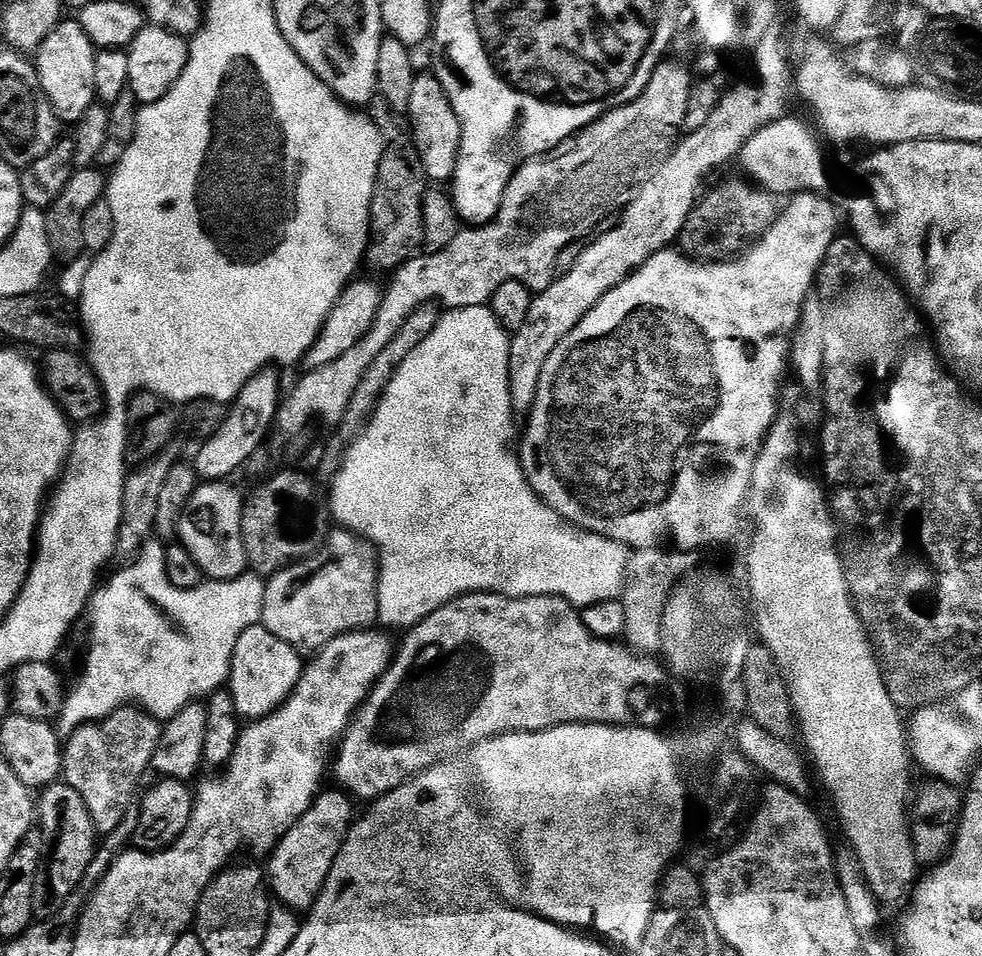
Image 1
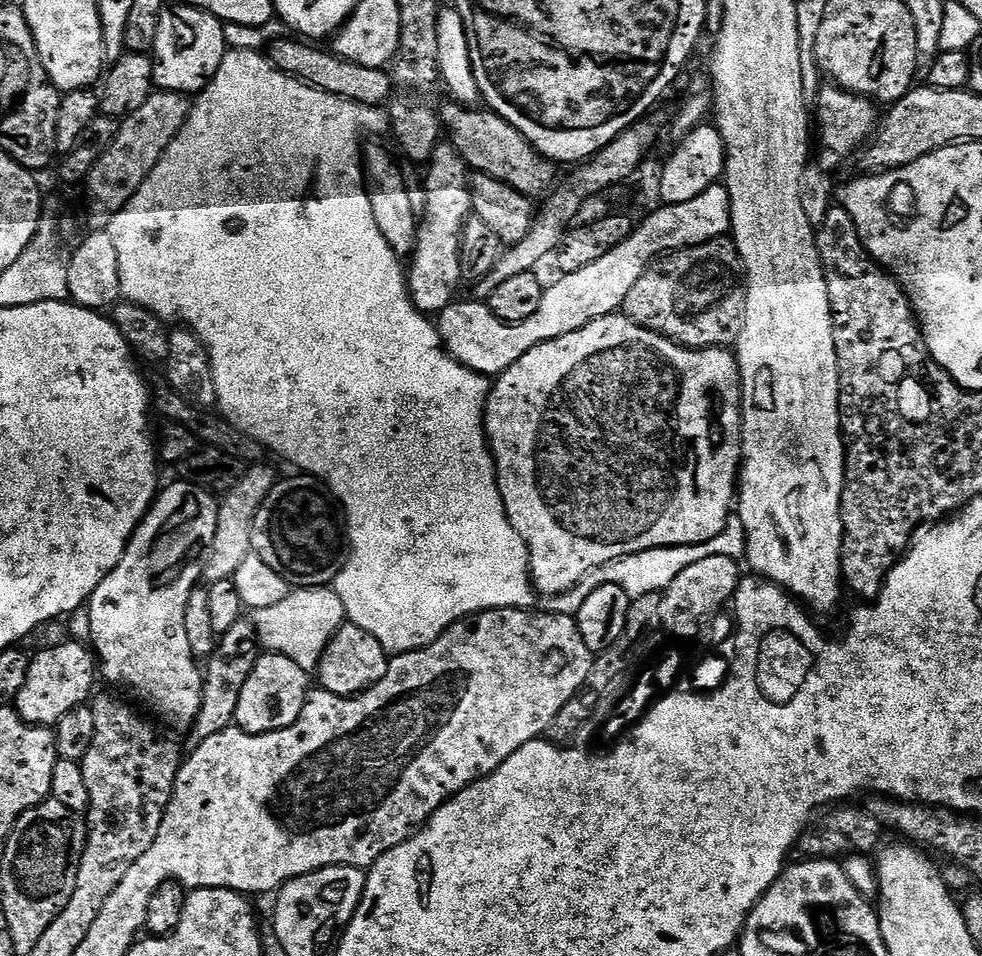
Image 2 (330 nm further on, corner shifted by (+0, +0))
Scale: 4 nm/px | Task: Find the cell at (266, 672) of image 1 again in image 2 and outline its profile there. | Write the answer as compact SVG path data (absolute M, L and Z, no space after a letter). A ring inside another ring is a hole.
M264 654L256 665L247 669L240 693L236 696L234 713L235 727L241 732L251 732L260 736L264 732L277 732L290 726L300 717L300 711L306 699L304 688L306 673L290 658L279 654Z

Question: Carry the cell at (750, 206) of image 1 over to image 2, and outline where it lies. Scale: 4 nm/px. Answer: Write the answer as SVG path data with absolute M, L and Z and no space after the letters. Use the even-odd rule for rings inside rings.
M721 238L719 240L707 240L698 246L690 246L689 248L679 248L676 252L669 252L655 260L644 269L644 273L638 278L638 282L634 282L634 286L630 286L630 290L626 294L622 305L623 315L632 320L638 326L642 326L646 330L656 332L660 336L665 336L667 340L673 340L674 343L680 344L684 348L719 348L727 345L730 340L730 332L728 336L728 327L732 324L732 311L737 311L738 304L732 301L732 295L737 295L738 292L738 257L736 255L735 247L728 238Z

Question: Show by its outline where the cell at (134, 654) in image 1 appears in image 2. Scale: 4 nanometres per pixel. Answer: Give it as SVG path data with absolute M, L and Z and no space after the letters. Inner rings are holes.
M331 587L323 588L298 588L289 591L286 598L282 598L280 602L274 602L272 606L266 606L259 609L255 613L254 619L254 636L260 644L272 654L279 654L290 658L290 662L294 662L306 674L313 673L316 665L319 663L320 656L324 652L333 634L339 630L341 624L345 623L344 607L338 598L338 594Z

